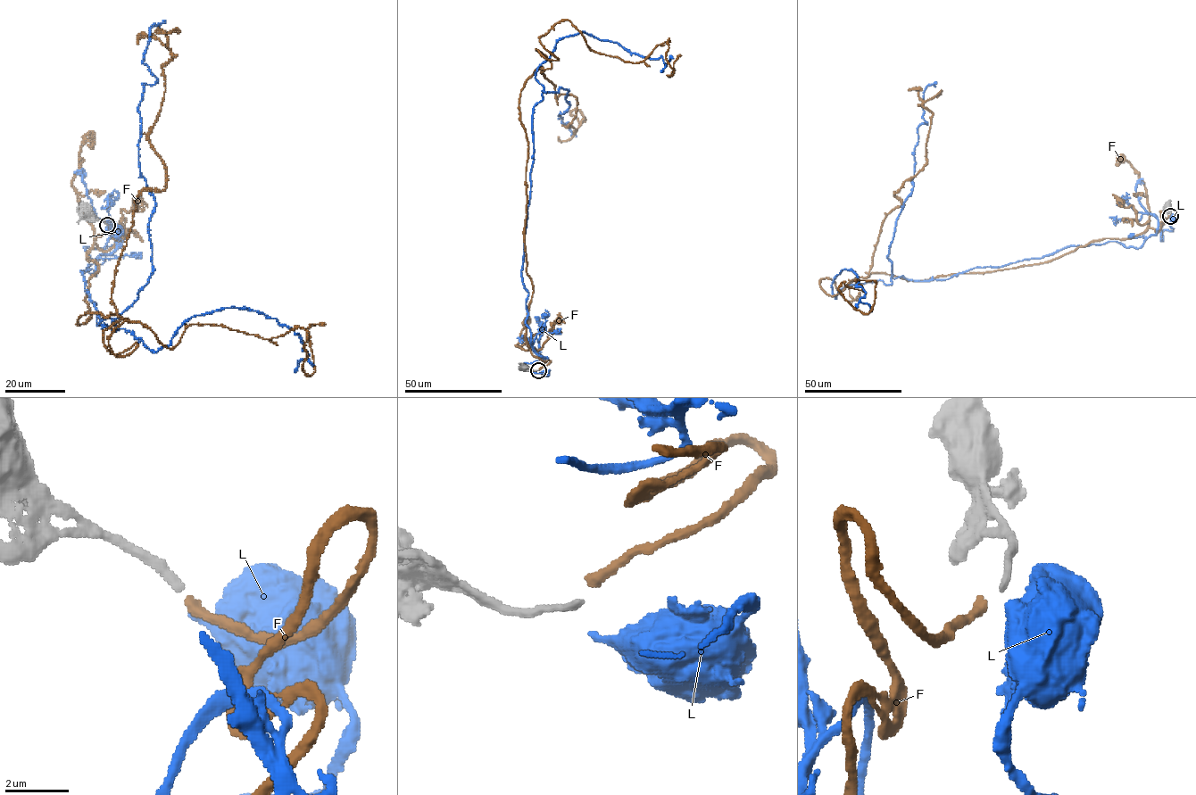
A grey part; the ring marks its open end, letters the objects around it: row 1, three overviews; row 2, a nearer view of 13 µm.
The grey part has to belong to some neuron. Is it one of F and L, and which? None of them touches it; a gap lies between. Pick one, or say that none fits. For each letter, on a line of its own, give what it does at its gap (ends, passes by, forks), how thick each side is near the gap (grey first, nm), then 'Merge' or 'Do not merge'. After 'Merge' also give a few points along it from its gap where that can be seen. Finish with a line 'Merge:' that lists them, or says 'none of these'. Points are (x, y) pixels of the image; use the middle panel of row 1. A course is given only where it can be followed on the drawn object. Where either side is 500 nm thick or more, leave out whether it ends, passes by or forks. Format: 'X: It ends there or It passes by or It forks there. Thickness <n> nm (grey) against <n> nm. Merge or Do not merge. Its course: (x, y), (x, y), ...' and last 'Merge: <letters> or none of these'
F: It ends there. Thickness 240 nm (grey) against 320 nm. Merge. Its course: (539, 368), (539, 37), (680, 54)
L: It ends there. Thickness 240 nm (grey) against 240 nm. Do not merge
Merge: F

